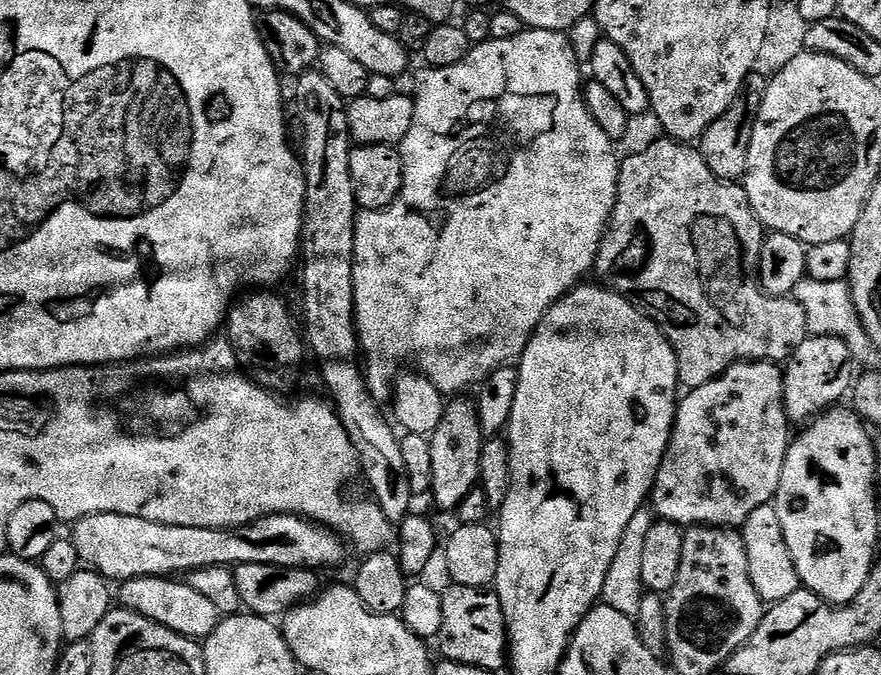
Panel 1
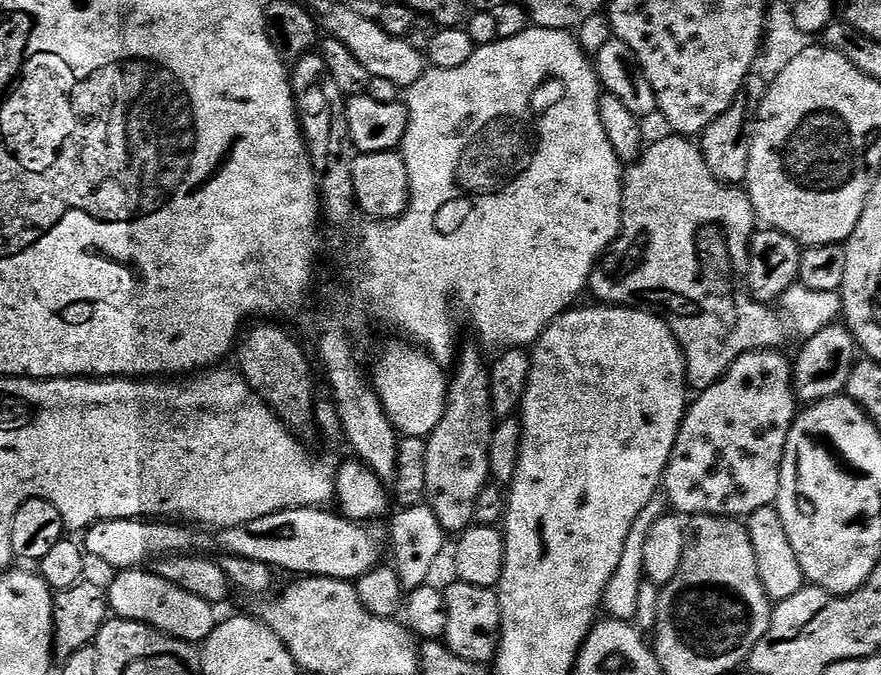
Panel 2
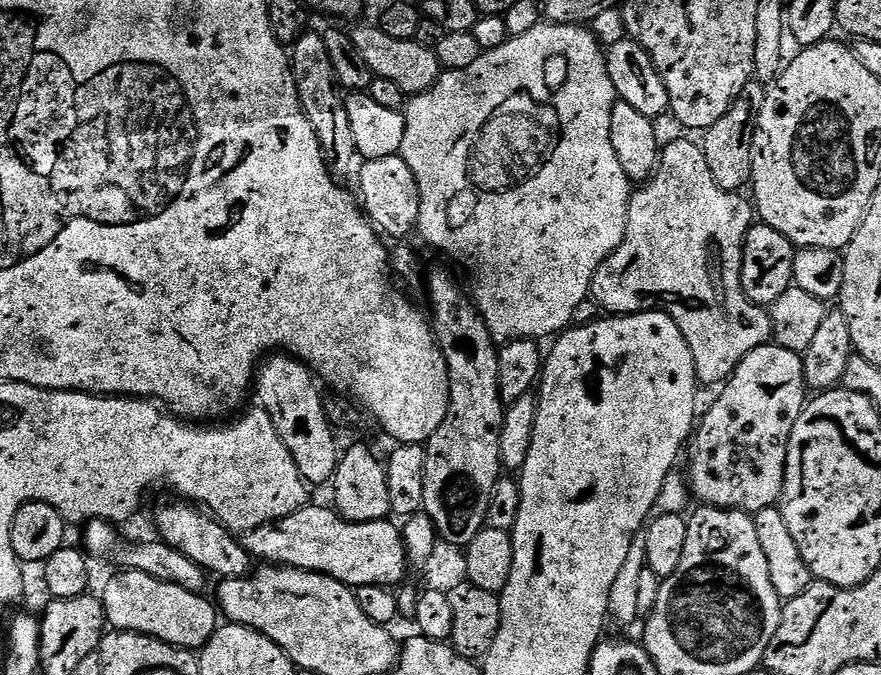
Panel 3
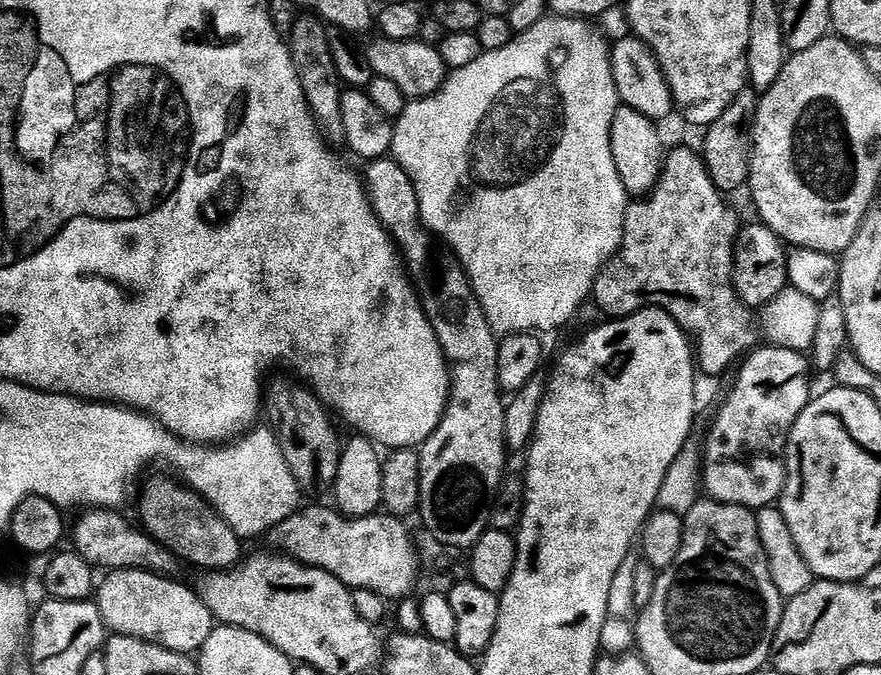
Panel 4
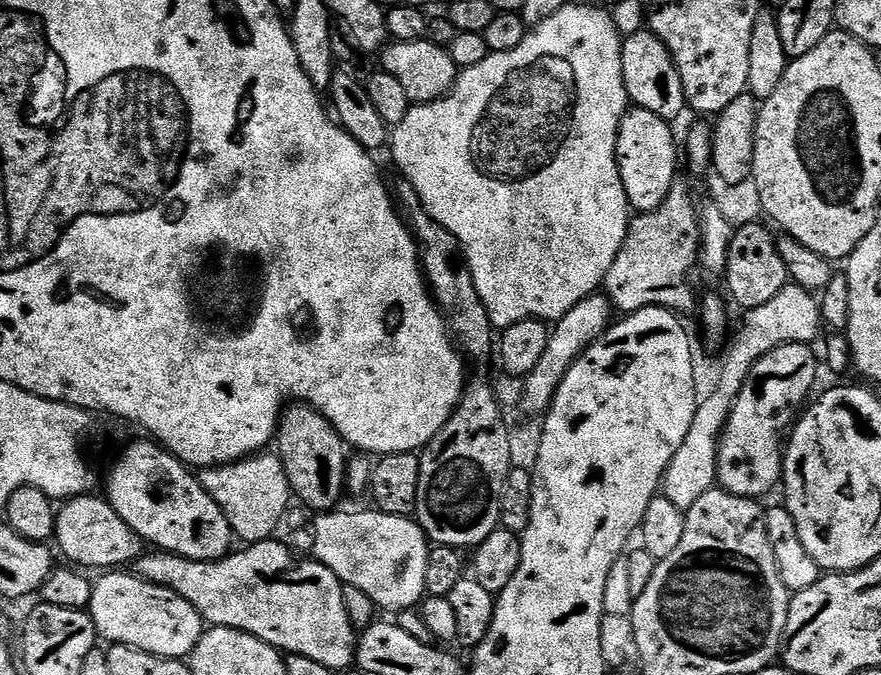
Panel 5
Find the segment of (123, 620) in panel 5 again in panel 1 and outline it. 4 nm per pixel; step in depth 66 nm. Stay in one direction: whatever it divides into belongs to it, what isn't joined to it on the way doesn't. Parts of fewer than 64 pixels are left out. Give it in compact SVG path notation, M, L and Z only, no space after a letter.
M143 576L137 580L125 580L119 585L118 600L123 607L142 614L182 634L193 638L207 638L222 619L220 610L206 594L200 594L180 578Z

